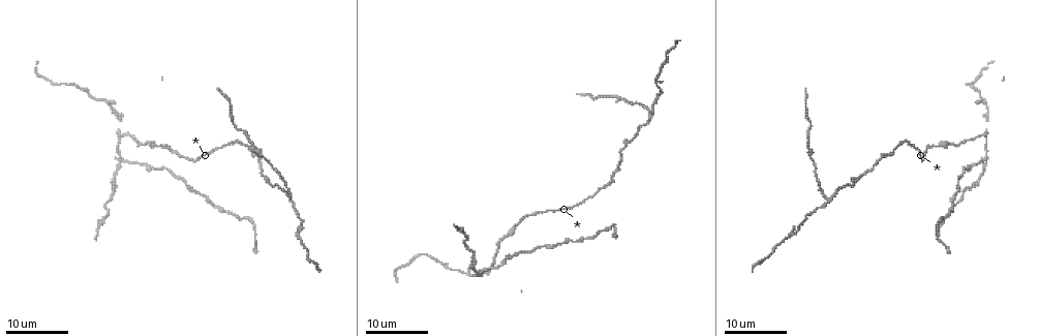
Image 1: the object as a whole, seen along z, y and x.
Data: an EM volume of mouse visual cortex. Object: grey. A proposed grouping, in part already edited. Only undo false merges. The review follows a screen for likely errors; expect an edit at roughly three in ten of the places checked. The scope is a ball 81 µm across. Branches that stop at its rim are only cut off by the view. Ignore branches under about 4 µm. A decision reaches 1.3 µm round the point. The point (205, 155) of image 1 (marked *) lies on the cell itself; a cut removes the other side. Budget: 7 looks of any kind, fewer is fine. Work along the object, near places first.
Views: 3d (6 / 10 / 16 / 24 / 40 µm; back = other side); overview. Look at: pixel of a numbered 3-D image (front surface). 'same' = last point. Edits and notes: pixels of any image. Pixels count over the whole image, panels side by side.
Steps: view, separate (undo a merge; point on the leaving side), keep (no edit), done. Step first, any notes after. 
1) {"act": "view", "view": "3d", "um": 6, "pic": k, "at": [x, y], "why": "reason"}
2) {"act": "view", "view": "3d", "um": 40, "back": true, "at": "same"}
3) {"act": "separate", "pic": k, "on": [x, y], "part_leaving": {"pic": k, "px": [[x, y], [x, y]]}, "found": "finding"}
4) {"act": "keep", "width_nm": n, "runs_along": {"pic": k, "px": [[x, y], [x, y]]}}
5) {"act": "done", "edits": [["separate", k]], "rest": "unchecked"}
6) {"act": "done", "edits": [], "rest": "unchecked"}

{"act": "view", "view": "3d", "um": 24, "pic": 1, "at": [829, 200], "why": "a fork"}

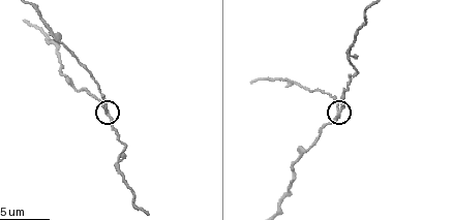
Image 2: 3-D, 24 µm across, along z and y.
{"act": "view", "view": "3d", "um": 10, "pic": 2, "at": [340, 110]}

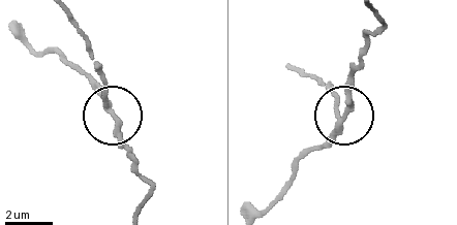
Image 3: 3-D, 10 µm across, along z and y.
{"act": "separate", "pic": 3, "on": [104, 79], "part_leaving": {"pic": 3, "px": [[109, 108], [100, 69], [77, 22]]}, "found": "a second cell is stuck on"}

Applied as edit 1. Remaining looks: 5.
{"act": "view", "view": "3d", "um": 24, "pic": 1, "at": [542, 211], "why": "sudden change in width"}

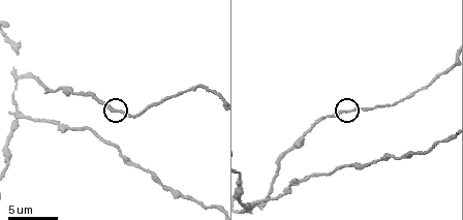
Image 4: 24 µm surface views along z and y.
{"act": "view", "view": "3d", "um": 6, "pic": 4, "at": [119, 110]}

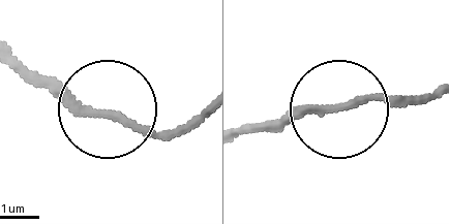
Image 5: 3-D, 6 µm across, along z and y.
{"act": "keep", "runs_along": {"pic": 5, "px": [[201, 110], [171, 130], [142, 133], [72, 110], [12, 54]]}, "found": "one cell here"}

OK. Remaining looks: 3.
{"act": "view", "view": "3d", "um": 6, "pic": 4, "at": [18, 117], "why": "four arms meet"}

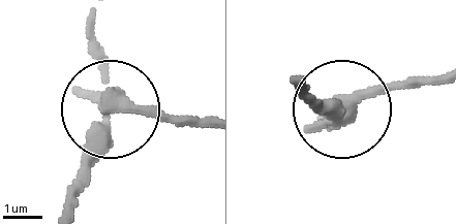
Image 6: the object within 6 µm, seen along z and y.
{"act": "view", "view": "3d", "um": 6, "back": true, "pic": 6, "at": [346, 100]}

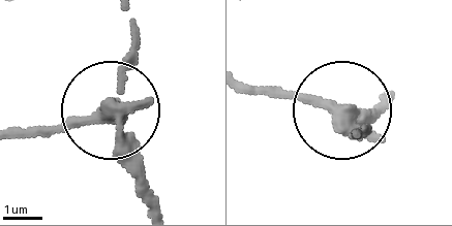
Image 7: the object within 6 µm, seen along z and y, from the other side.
{"act": "separate", "pic": 7, "on": [68, 118], "side_arm_um": 17, "part_leaving": {"pic": 7, "px": [[117, 115], [11, 134]]}, "found": "a second cell is stuck on"}

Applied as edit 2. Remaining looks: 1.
{"act": "done", "edits": [["separate", 3], ["separate", 7]], "rest": "unchecked"}

